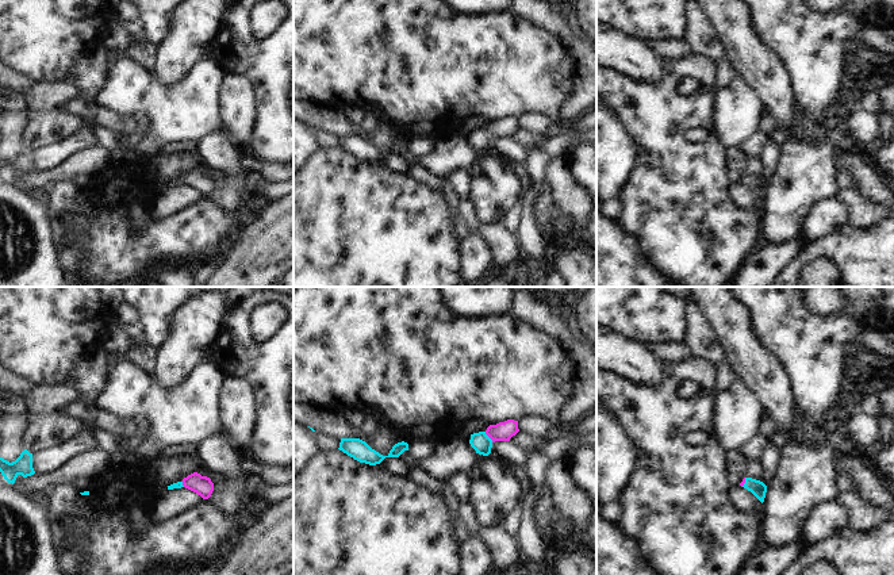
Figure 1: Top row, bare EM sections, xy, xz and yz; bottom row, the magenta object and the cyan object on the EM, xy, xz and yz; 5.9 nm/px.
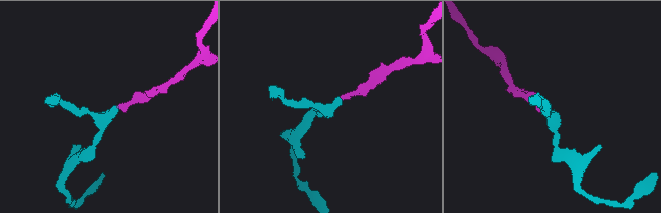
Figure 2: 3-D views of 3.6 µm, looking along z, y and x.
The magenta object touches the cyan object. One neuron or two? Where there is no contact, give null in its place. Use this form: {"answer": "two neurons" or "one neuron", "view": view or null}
{"answer": "one neuron", "view": "xz"}

